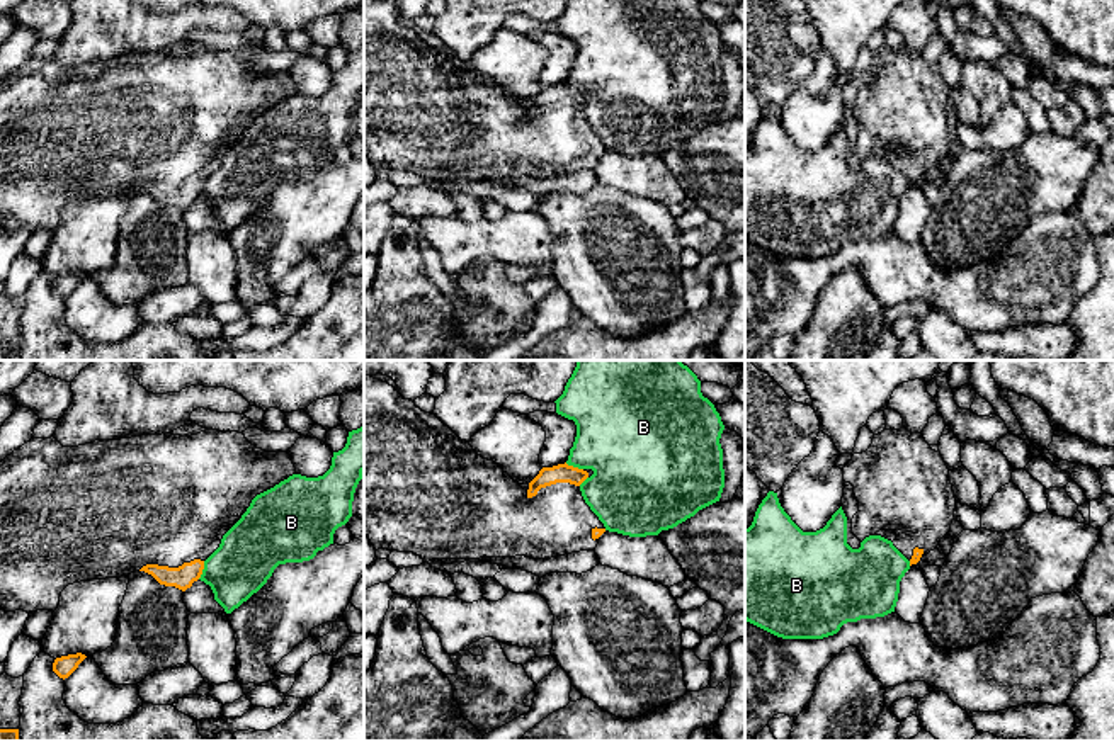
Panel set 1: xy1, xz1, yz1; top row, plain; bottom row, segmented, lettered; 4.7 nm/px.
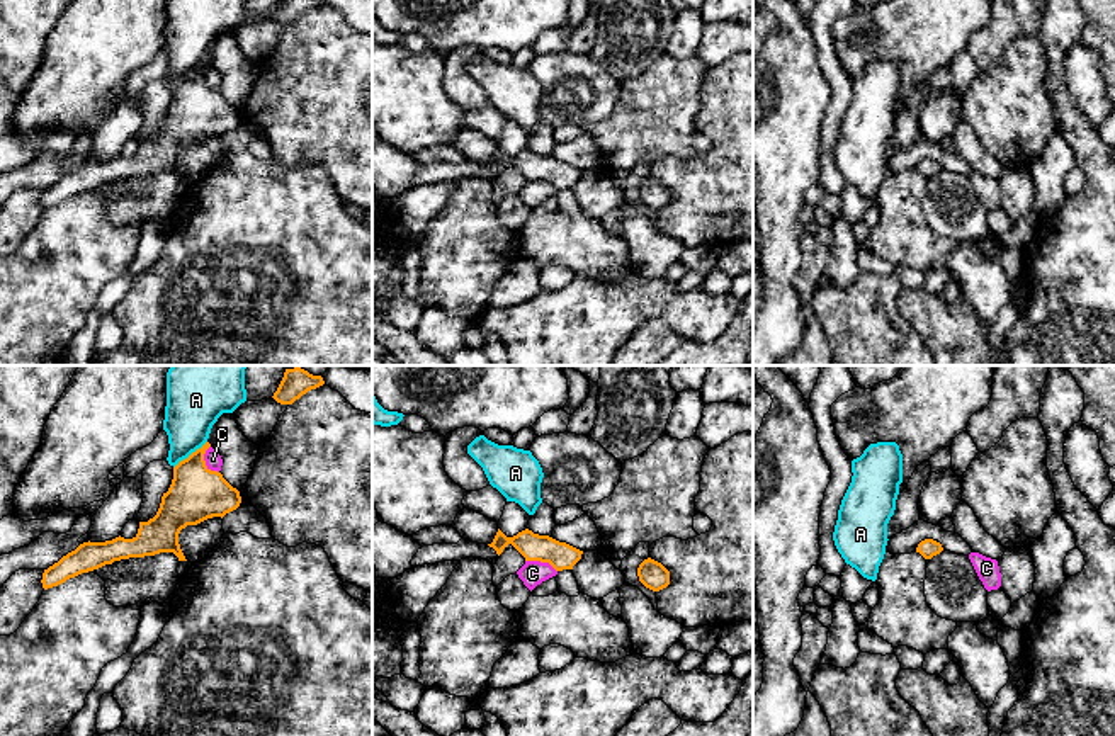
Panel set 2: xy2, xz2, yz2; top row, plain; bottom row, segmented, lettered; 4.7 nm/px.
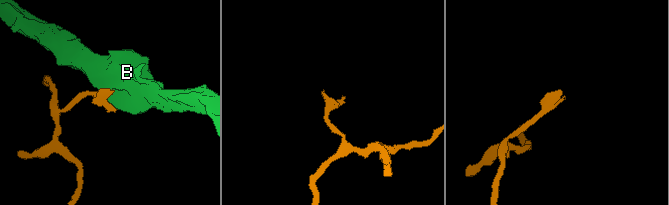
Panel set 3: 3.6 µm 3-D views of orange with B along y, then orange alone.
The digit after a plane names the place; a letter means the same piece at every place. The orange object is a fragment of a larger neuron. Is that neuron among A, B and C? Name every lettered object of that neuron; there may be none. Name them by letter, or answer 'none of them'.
none of them

